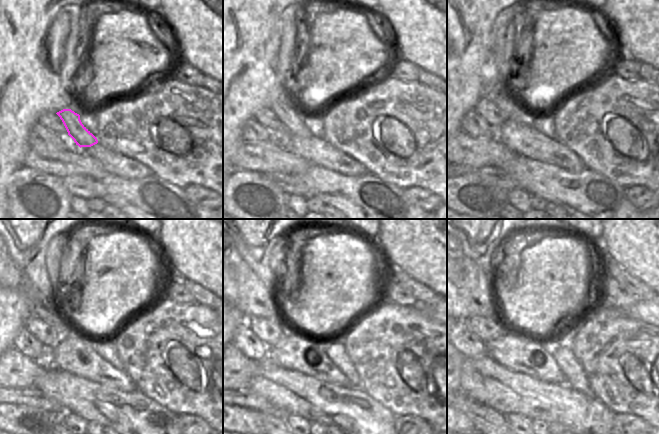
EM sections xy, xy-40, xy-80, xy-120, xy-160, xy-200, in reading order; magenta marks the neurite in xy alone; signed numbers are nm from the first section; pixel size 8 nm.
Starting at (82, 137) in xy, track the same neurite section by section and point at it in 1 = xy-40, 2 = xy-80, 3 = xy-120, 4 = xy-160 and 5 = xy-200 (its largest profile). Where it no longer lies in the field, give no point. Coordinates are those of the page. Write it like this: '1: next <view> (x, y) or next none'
1: next xy-40 (293, 119)
2: next xy-80 (511, 111)
3: next xy-120 (38, 307)
4: next xy-160 (243, 289)
5: next xy-200 (467, 294)

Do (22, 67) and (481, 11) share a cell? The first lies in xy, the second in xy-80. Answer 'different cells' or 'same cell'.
same cell

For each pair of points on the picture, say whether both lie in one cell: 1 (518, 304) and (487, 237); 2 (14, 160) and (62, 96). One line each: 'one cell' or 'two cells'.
1: two cells
2: one cell

